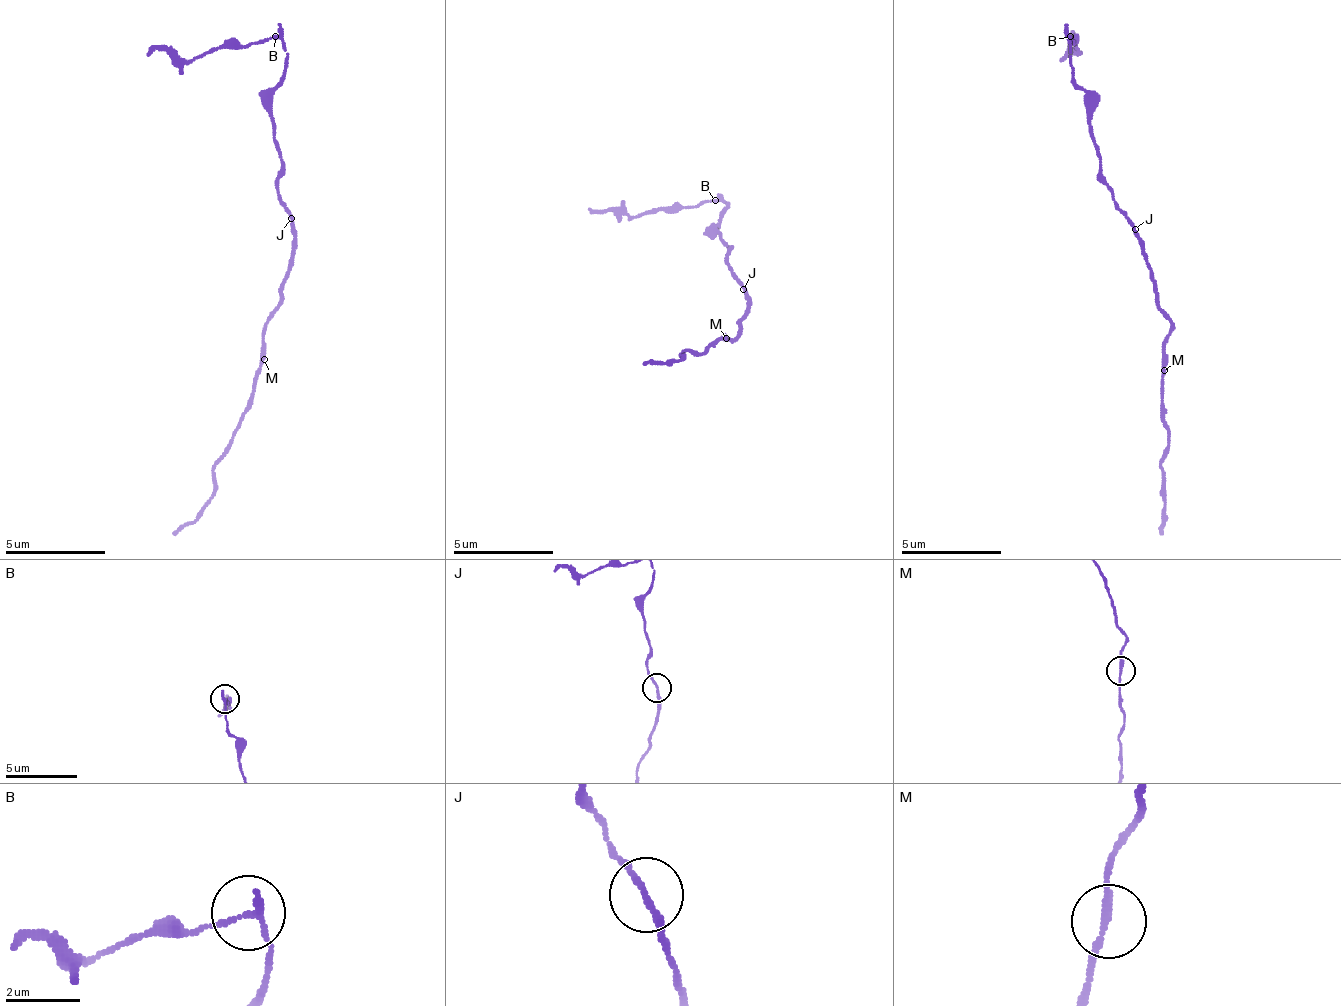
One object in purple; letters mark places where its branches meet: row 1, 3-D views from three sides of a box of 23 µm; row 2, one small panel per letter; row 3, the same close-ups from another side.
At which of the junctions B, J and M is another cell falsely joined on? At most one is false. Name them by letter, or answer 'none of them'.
B

